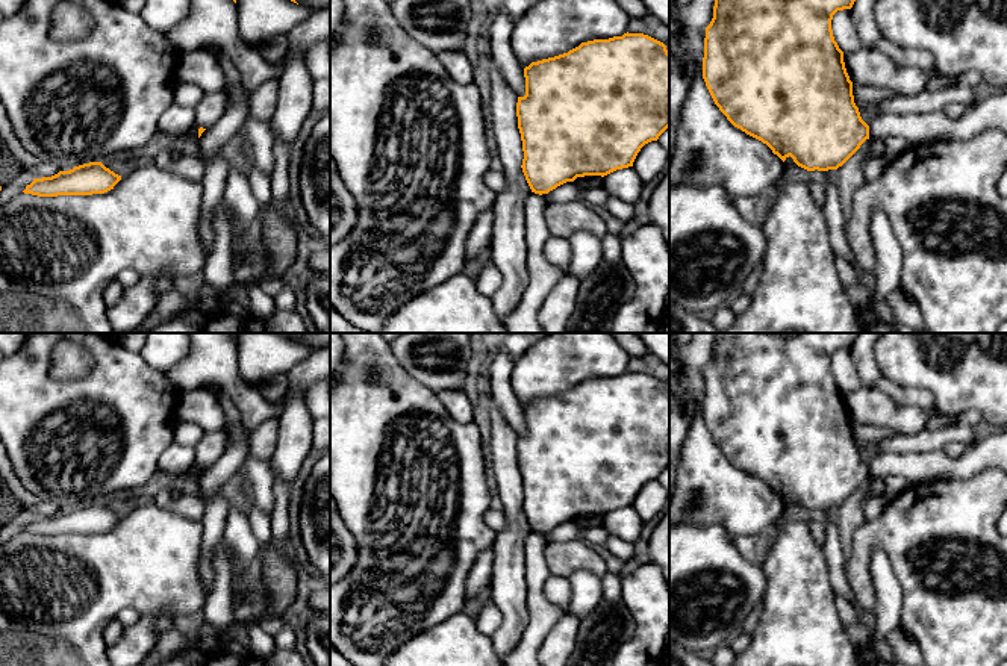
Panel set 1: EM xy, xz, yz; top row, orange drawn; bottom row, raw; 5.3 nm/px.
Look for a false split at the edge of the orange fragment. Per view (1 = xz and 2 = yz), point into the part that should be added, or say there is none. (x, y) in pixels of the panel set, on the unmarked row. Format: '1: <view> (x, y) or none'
1: none
2: none

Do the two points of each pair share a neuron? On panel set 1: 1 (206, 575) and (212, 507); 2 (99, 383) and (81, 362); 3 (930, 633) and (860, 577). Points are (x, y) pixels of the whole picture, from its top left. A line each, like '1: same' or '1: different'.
1: same
2: different
3: same

